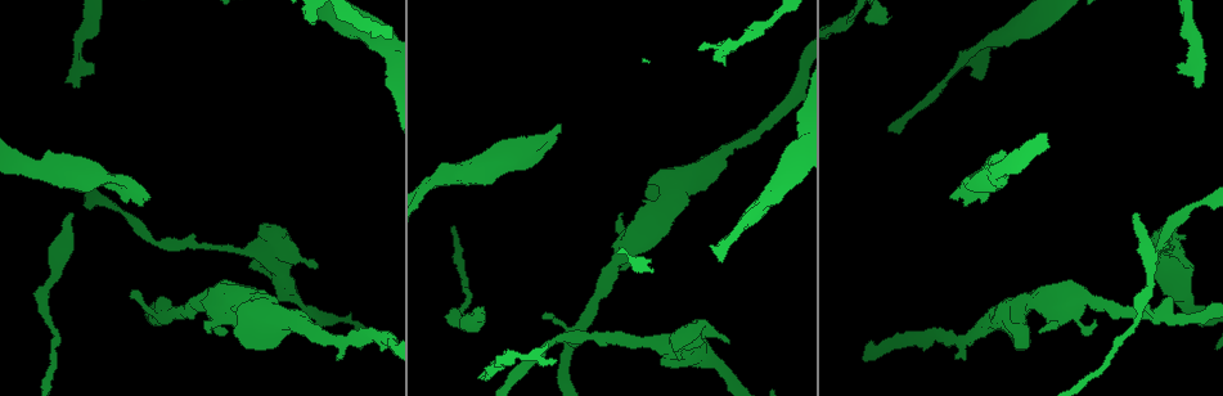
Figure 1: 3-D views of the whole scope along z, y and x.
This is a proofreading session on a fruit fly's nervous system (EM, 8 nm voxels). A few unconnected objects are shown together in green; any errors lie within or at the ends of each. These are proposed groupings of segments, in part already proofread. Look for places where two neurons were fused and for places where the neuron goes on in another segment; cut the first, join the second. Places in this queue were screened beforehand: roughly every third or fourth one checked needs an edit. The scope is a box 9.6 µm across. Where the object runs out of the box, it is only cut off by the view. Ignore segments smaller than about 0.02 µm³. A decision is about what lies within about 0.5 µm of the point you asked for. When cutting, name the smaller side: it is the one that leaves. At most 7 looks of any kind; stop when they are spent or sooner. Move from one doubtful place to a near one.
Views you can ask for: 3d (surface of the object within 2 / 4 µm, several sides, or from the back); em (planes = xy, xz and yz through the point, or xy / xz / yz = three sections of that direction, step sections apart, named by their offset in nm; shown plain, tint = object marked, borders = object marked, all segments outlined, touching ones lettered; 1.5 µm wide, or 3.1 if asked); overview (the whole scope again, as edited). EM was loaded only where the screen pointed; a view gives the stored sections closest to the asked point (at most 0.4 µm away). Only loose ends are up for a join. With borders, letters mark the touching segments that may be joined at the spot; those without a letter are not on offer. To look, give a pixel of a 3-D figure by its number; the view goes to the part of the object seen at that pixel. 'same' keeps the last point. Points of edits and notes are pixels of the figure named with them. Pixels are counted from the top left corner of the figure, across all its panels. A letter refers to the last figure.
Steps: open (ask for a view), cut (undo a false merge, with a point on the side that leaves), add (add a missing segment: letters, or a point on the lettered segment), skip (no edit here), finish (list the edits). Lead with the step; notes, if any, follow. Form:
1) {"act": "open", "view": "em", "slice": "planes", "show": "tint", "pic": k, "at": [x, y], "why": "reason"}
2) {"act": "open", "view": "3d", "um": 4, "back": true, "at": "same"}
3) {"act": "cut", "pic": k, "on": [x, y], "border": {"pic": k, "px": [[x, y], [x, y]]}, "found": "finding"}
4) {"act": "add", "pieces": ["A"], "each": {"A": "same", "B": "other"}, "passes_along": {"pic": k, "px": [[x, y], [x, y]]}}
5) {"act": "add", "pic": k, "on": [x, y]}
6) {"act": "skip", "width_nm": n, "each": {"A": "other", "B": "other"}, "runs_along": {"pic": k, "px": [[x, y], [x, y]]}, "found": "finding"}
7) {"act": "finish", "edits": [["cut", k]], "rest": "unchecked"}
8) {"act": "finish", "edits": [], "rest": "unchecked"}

{"act": "open", "view": "3d", "um": 4, "pic": 1, "at": [66, 80], "why": "an open end"}

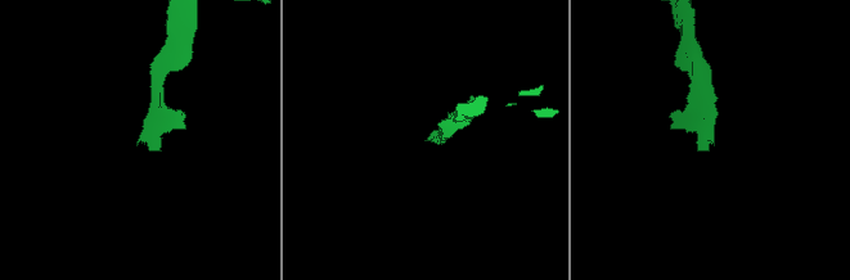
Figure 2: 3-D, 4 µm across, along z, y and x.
{"act": "open", "view": "em", "slice": "planes", "show": "borders", "pic": 2, "at": [713, 141]}

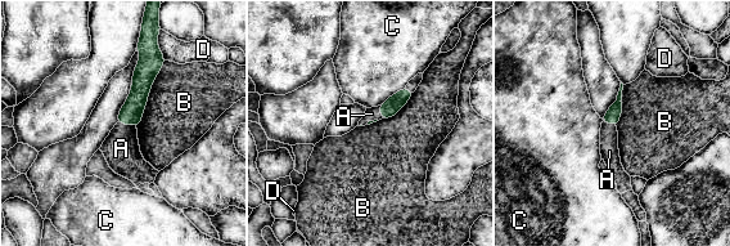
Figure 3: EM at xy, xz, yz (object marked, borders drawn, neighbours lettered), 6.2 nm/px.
{"act": "add", "pieces": ["A"], "each": {"A": "same", "B": "other", "C": "other", "D": "other"}, "passes_along": {"pic": 3, "px": [[395, 103], [381, 119], [372, 113]]}, "found": "it goes on there"}

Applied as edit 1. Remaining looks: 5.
{"act": "open", "view": "overview", "why": "redraw"}

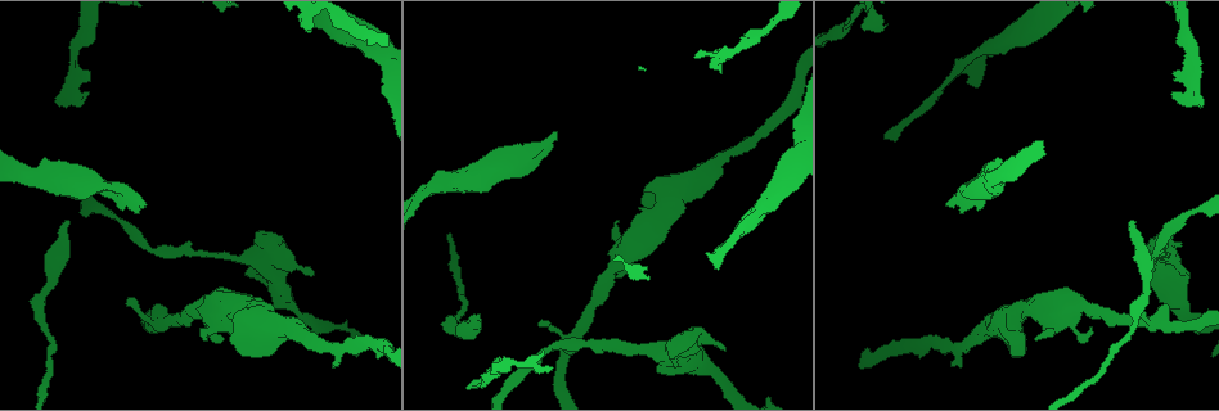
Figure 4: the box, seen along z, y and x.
{"act": "open", "view": "3d", "um": 4, "pic": 4, "at": [68, 220], "why": "branch stops here"}

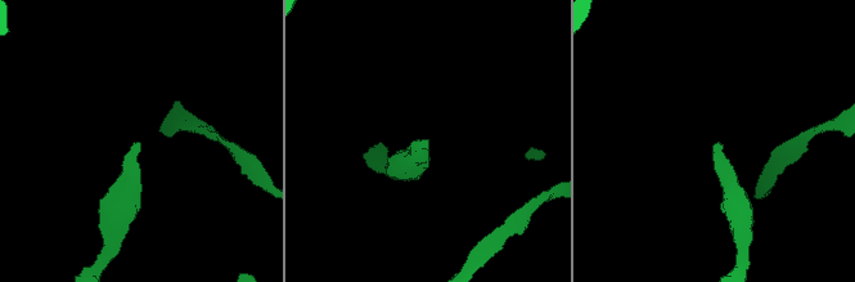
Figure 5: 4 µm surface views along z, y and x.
{"act": "open", "view": "em", "slice": "xy", "step": 4, "show": "borders", "pic": 5, "at": [719, 142], "why": "shape alone is not enough"}

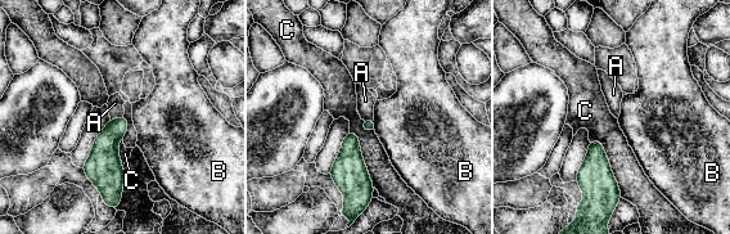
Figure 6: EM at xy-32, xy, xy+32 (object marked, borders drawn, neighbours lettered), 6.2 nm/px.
{"act": "open", "view": "em", "slice": "planes", "show": "borders", "at": "same", "why": "another direction"}

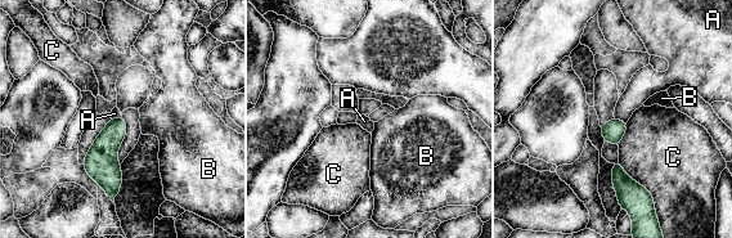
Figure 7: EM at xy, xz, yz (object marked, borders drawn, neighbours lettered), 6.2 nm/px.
{"act": "skip", "each": {"A": "other", "B": "other", "C": "other"}, "border": {"pic": 7, "px": [[614, 116], [625, 124]]}, "found": "none of them fits"}

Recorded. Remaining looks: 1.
{"act": "finish", "edits": [["add", 3]], "rest": "unchecked"}

